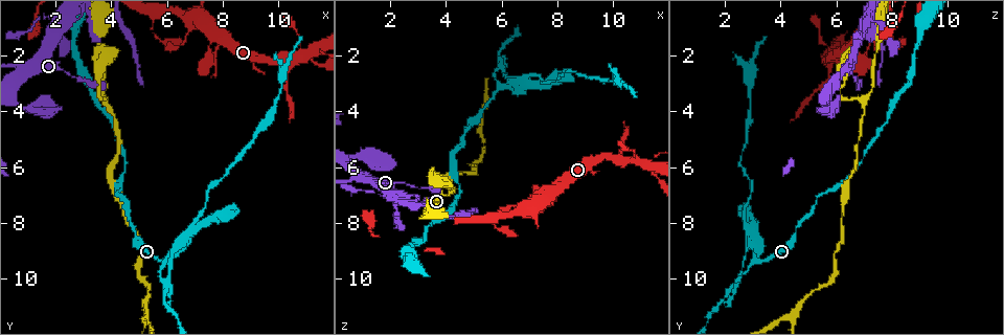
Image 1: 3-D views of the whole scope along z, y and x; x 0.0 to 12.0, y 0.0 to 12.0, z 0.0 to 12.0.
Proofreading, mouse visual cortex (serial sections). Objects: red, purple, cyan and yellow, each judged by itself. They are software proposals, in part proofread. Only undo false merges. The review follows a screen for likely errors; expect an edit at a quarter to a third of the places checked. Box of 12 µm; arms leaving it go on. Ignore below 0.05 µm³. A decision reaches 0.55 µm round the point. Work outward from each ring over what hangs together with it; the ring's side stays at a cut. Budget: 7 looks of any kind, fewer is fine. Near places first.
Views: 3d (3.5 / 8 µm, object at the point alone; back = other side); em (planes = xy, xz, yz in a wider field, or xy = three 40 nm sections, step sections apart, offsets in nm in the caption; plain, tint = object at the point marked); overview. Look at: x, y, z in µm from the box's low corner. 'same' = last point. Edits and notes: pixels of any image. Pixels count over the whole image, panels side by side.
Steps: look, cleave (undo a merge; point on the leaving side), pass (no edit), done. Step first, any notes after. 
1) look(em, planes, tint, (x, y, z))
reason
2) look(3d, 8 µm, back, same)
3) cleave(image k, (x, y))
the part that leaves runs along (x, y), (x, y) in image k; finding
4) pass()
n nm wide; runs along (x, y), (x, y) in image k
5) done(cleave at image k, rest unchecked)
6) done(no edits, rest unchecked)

look(3d, 3.5 µm, (3.6, 0.8, 7.4))
sharp bend

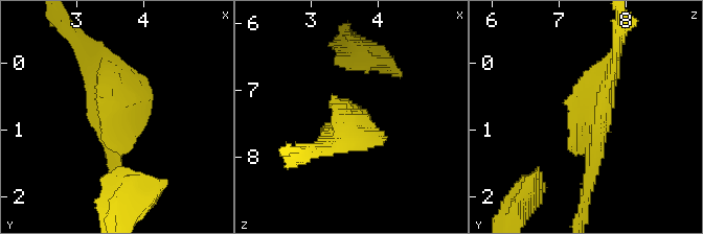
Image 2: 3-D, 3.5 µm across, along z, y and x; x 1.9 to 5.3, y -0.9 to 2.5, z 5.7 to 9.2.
look(em, xy, step 1, tint, (3.55, 0.80, 7.40))
now the EM

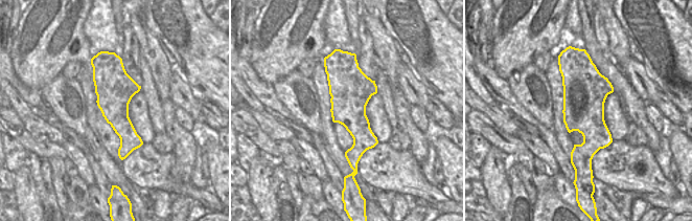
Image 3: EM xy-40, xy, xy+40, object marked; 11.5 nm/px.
pass()
480 nm wide; runs along (589, 177), (597, 116), (570, 135) in image 2; all the same cell

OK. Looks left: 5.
look(3d, 3.5 µm, (3.6, 3.5, 7.0))
three arms meet

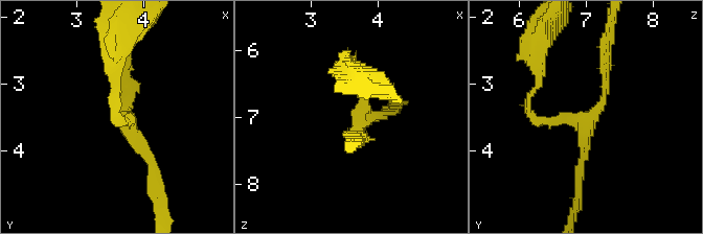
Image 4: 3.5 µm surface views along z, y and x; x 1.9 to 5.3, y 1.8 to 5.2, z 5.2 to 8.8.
look(em, xy, step 5, tint, (3.70, 3.55, 7.05))

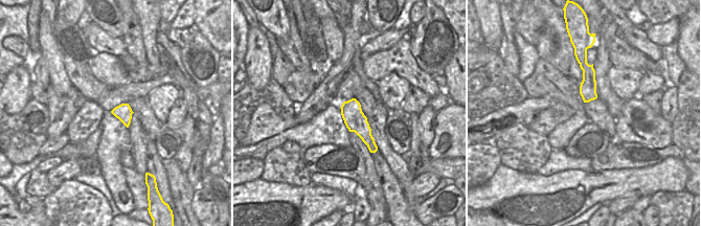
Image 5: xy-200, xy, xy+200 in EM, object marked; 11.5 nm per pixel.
pass()
3 arms; runs along (121, 61), (125, 124), (154, 183) in image 4; all the same cell

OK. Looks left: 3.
look(3d, 3.5 µm, (6.8, 0.7, 7.5))
side arm on a straight run

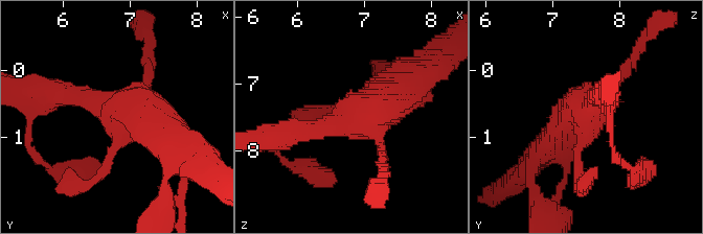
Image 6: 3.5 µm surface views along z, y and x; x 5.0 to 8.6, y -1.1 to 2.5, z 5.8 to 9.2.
look(em, planes, tint, (6.85, 0.80, 7.55))

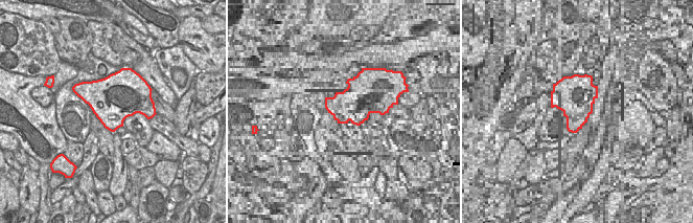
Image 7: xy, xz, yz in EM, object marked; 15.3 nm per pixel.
pass()
runs along (405, 90), (360, 117), (324, 111) in image 6; one cell here

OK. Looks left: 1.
done(no edits, rest unchecked)

